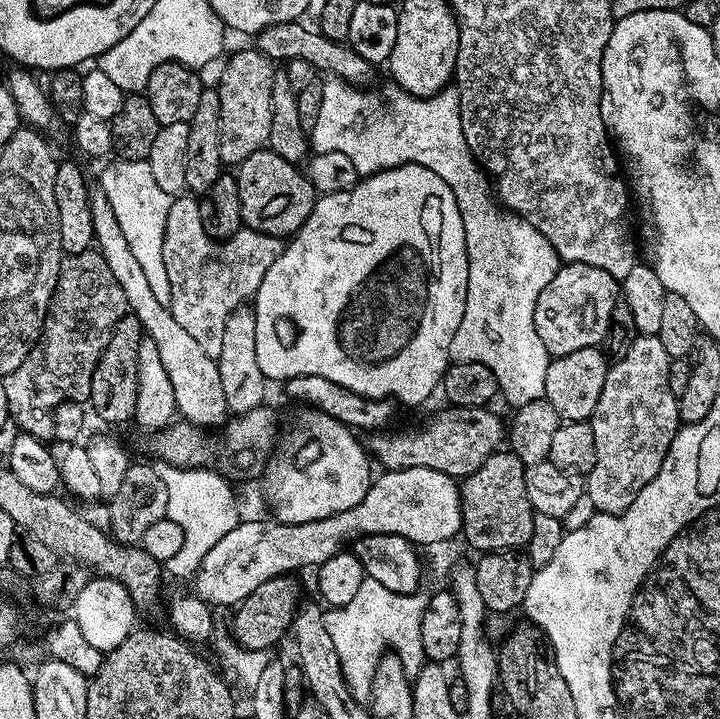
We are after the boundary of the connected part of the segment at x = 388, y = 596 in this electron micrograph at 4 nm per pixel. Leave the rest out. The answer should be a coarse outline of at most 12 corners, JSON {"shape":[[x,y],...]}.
{"shape":[[382,582],[331,609],[330,632],[354,699],[371,697],[385,649],[409,678],[426,663],[428,596]]}

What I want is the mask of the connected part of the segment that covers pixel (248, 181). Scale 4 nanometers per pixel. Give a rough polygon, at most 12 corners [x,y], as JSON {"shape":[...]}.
{"shape":[[267,148],[236,170],[243,225],[288,238],[317,193]]}

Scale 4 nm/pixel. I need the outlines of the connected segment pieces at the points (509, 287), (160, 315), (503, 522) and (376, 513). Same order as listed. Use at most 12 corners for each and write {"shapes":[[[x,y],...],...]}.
{"shapes":[[[323,83],[310,133],[361,177],[421,164],[466,230],[466,306],[449,361],[541,399],[534,306],[562,267],[494,199],[460,96]],[[99,187],[94,244],[170,374],[177,413],[197,426],[229,415],[213,356],[154,298]],[[497,450],[463,477],[460,522],[483,554],[527,545],[525,467]],[[400,474],[314,522],[239,521],[194,575],[206,604],[319,568],[344,542],[400,535]]]}

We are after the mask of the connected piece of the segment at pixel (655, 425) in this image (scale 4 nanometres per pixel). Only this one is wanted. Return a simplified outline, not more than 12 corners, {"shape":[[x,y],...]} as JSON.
{"shape":[[637,335],[591,418],[586,500],[624,512],[682,425],[672,360]]}

